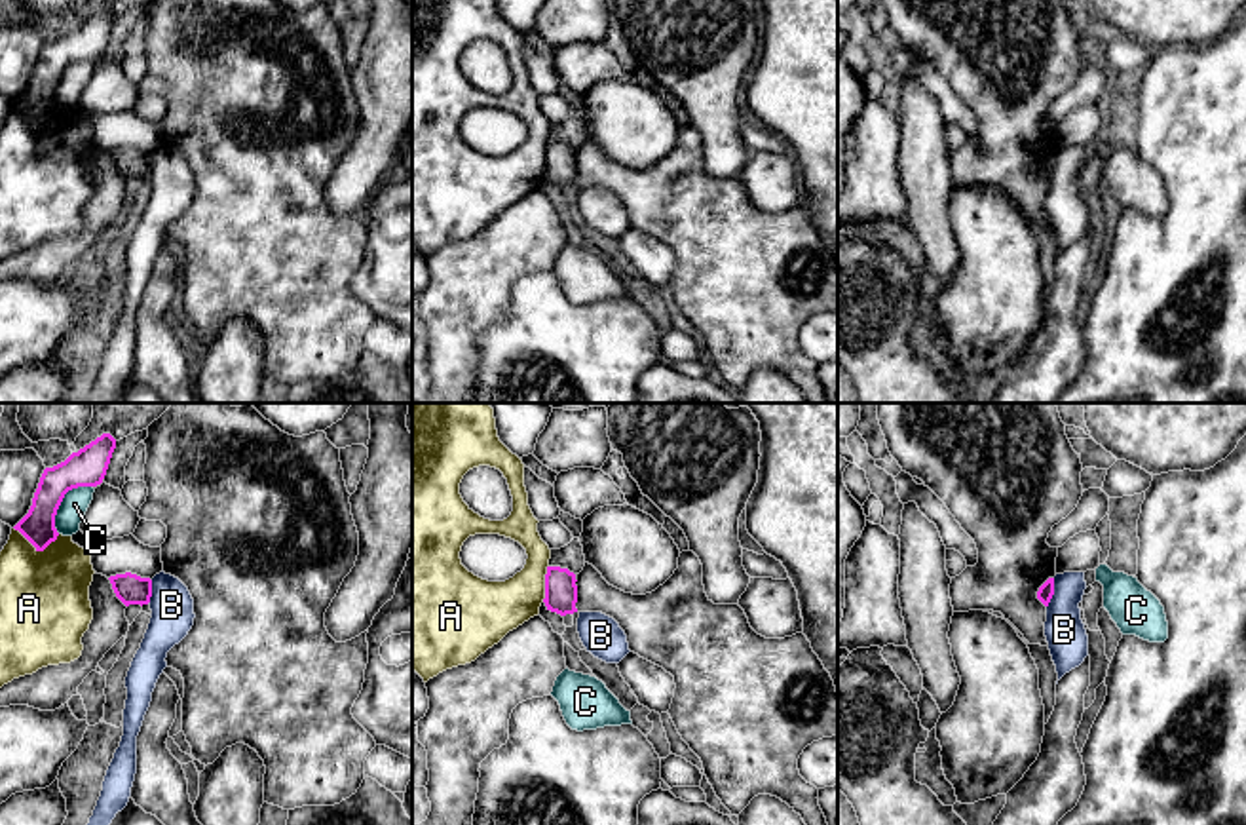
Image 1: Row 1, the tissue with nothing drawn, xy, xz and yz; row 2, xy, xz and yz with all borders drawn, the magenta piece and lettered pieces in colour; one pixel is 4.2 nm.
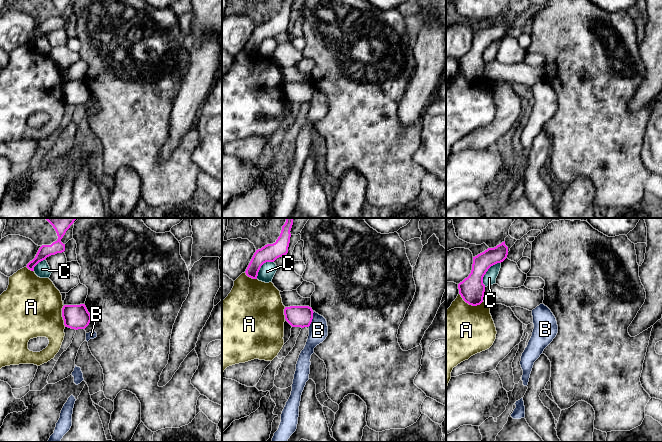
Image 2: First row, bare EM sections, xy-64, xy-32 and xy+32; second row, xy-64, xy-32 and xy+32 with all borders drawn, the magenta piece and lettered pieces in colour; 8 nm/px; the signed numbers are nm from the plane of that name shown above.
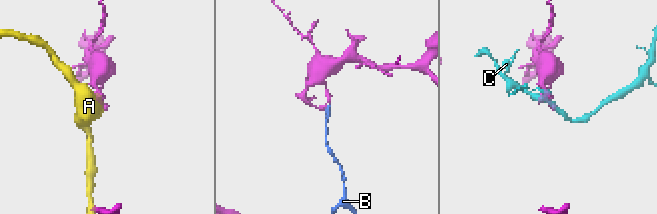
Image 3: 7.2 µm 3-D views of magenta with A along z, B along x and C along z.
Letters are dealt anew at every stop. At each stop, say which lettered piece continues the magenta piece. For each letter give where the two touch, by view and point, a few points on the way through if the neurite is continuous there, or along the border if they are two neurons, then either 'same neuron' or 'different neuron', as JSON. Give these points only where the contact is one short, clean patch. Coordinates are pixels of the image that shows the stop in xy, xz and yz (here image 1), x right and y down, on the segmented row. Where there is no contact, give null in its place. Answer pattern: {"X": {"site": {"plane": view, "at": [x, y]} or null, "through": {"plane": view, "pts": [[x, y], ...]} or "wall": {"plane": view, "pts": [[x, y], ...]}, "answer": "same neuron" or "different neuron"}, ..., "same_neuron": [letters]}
{"A": {"site": {"plane": "xy", "at": [37, 548]}, "answer": "different neuron"}, "B": {"site": {"plane": "yz", "at": [1053, 594]}, "wall": {"plane": "yz", "pts": [[1055, 578], [1055, 594], [1047, 607]]}, "answer": "different neuron"}, "C": {"site": {"plane": "xy", "at": [61, 500]}, "answer": "different neuron"}, "same_neuron": []}

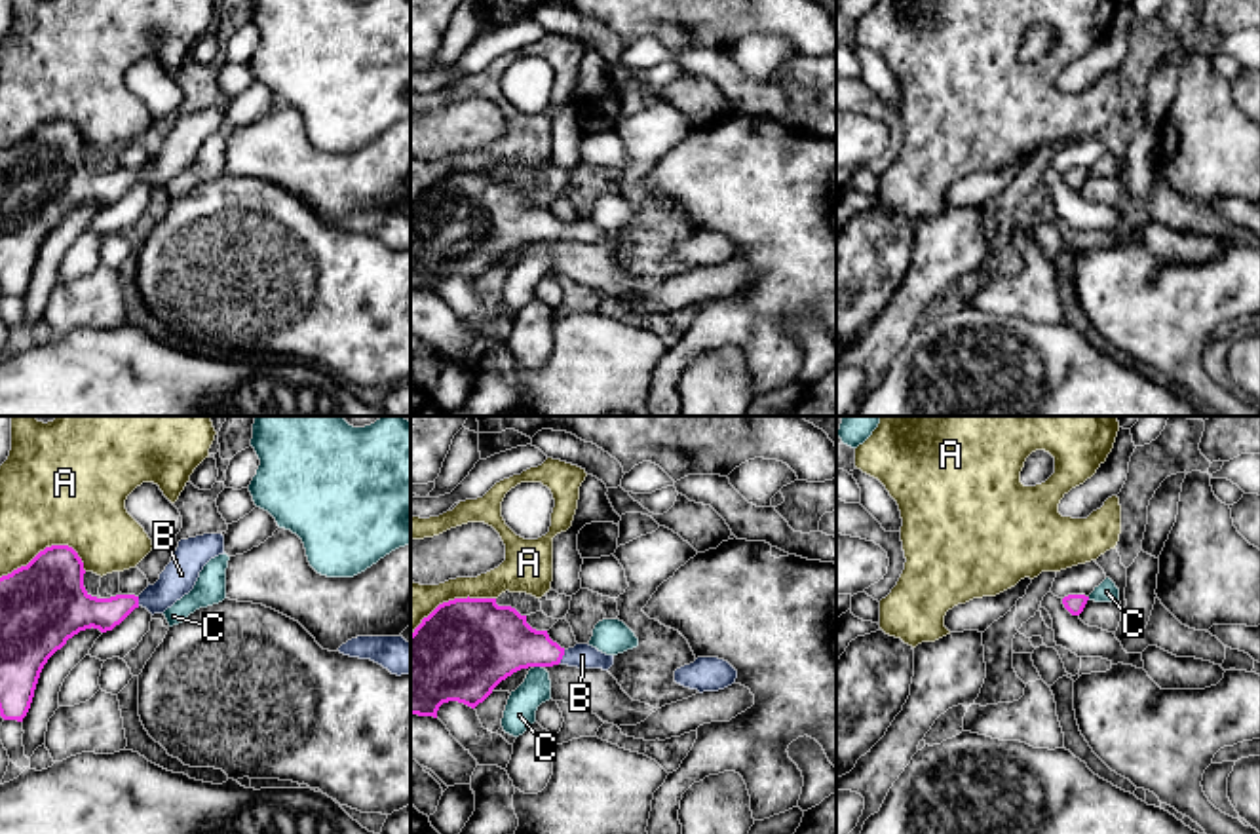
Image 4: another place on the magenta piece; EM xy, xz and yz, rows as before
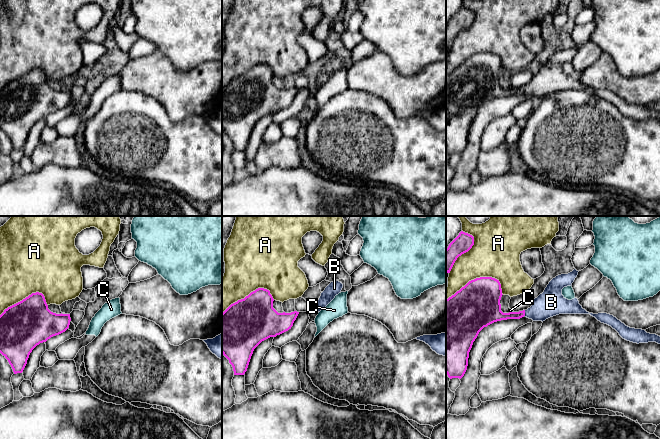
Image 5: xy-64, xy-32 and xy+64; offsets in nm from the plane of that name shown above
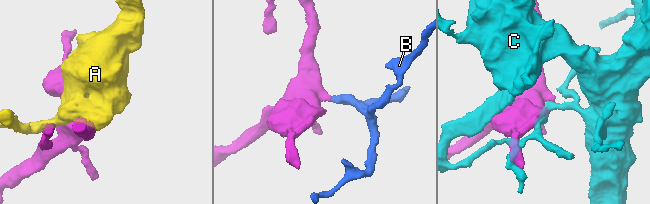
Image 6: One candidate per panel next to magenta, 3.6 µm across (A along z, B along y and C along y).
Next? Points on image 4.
{"A": {"site": {"plane": "xy", "at": [46, 548]}, "answer": "different neuron"}, "B": {"site": {"plane": "xz", "at": [563, 654]}, "through": {"plane": "xz", "pts": [[506, 643], [548, 654], [563, 654], [582, 656]]}, "answer": "same neuron"}, "C": {"site": {"plane": "xz", "at": [538, 665]}, "answer": "different neuron"}, "same_neuron": ["B"]}

